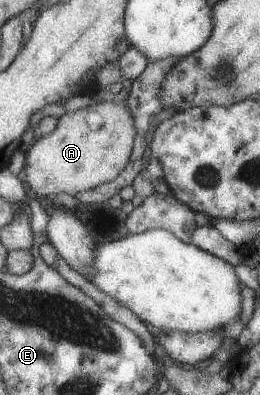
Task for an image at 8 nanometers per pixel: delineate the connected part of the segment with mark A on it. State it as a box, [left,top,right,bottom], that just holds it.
[23,101,135,200]

